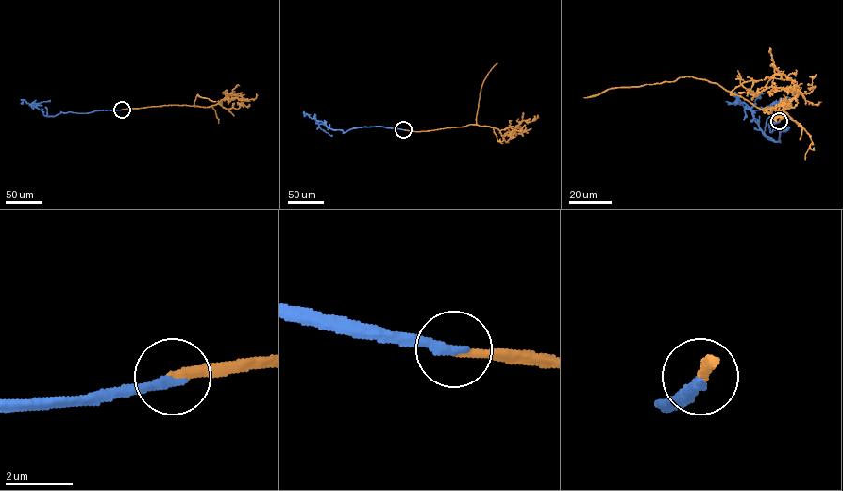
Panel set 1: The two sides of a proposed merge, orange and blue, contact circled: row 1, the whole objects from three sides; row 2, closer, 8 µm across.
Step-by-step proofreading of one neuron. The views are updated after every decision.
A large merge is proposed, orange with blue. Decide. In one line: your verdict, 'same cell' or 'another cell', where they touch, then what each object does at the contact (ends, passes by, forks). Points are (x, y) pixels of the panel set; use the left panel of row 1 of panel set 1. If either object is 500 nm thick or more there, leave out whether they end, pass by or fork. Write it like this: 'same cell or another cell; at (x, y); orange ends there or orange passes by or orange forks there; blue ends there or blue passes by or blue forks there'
same cell; at (122, 110); orange ends there; blue ends there

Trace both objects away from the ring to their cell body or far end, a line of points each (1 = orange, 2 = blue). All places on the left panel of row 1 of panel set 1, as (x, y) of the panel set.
1: (122, 110), (164, 105), (208, 107), (224, 99), (248, 101), (258, 95)
2: (122, 110), (61, 112), (46, 116), (24, 100), (22, 103)

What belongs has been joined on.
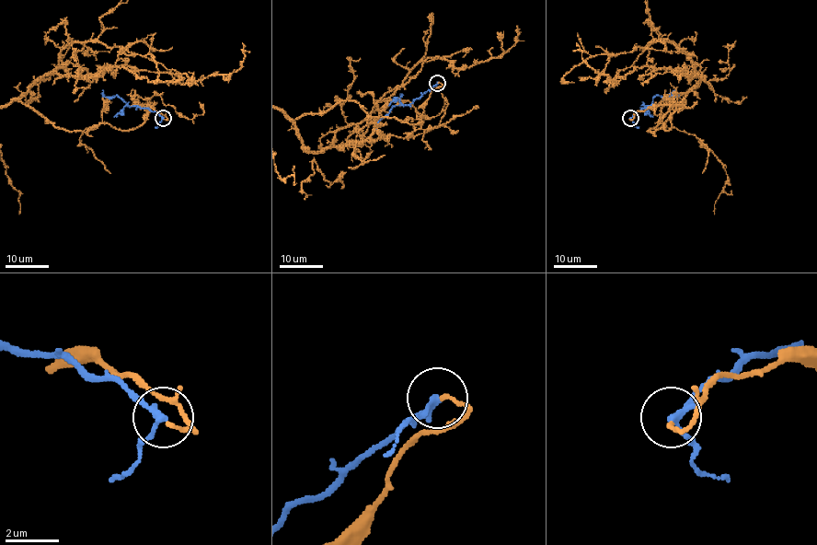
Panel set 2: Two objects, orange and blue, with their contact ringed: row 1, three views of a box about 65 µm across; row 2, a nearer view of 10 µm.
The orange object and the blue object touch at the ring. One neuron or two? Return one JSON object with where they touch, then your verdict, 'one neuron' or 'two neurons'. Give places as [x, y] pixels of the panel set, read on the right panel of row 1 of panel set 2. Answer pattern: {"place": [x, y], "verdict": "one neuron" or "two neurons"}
{"place": [630, 118], "verdict": "two neurons"}

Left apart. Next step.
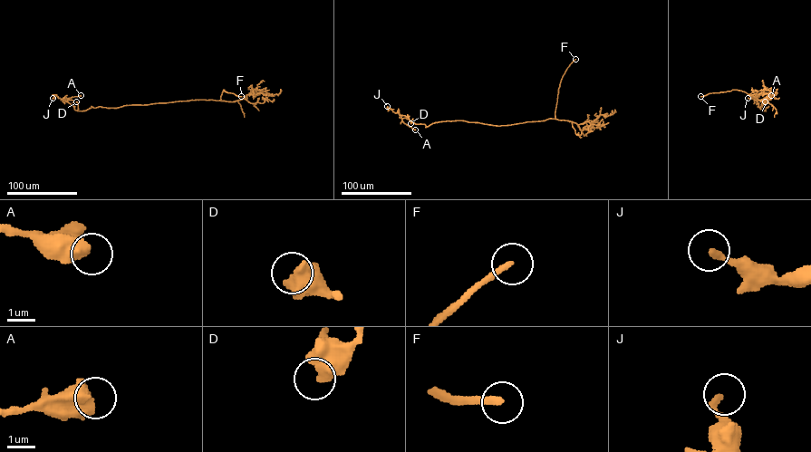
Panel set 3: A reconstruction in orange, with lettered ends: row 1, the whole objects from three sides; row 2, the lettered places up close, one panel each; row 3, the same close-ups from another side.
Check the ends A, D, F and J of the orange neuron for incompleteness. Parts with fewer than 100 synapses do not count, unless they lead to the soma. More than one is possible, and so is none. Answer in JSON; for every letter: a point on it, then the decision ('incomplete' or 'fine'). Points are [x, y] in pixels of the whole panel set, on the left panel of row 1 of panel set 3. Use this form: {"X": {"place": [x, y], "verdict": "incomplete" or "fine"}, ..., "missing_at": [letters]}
{"A": {"place": [81, 95], "verdict": "fine"}, "D": {"place": [76, 101], "verdict": "fine"}, "F": {"place": [241, 96], "verdict": "incomplete"}, "J": {"place": [53, 98], "verdict": "fine"}, "missing_at": ["F"]}

